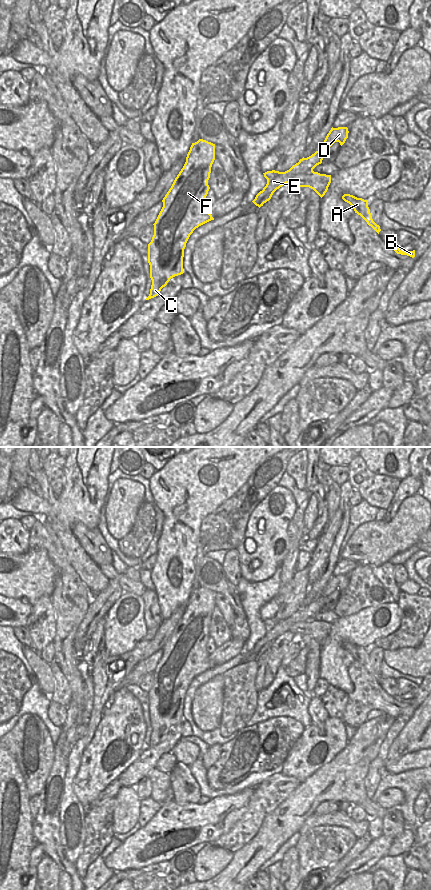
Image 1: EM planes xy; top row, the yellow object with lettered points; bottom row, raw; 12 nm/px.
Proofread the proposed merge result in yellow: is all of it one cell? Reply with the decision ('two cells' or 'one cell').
two cells

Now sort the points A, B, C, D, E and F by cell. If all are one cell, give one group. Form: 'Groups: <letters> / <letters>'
Groups: A B / C D E F.

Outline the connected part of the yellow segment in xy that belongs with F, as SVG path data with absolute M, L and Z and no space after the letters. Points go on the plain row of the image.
M203 587L192 591L183 616L162 648L163 655L153 672L154 683L148 692L148 711L152 733L146 748L158 744L171 726L184 721L184 697L190 683L199 674L214 668L206 650L206 644L210 637L208 628L214 608L215 592Z

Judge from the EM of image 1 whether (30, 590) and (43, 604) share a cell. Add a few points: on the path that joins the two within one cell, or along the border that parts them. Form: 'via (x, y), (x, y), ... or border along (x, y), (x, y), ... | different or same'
border along (50, 595), (40, 597), (32, 605) | different

